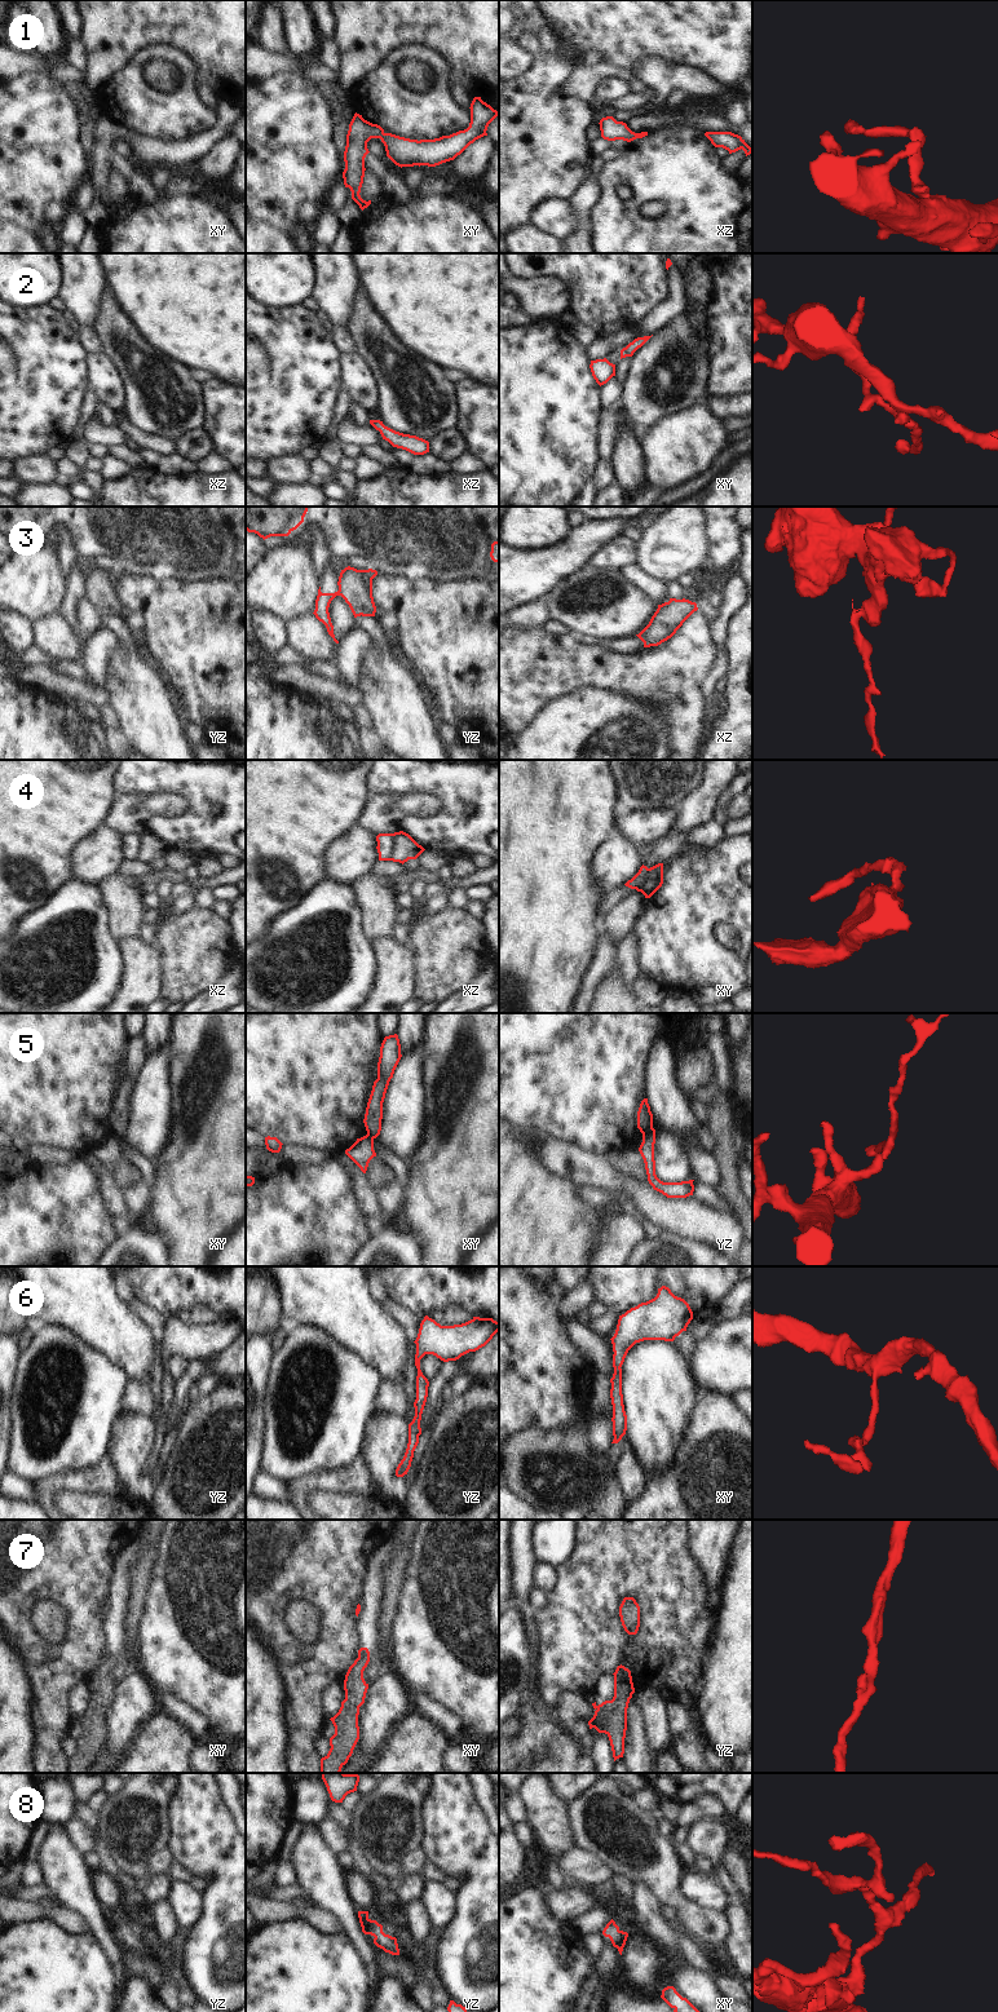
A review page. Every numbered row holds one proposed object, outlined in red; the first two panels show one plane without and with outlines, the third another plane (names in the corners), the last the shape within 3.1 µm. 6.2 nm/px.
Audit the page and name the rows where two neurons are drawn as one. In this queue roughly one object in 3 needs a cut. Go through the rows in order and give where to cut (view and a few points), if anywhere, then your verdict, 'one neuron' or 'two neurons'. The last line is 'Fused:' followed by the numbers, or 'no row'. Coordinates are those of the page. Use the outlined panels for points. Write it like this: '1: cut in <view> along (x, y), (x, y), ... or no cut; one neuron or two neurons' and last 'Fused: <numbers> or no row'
1: no cut; one neuron
2: no cut; one neuron
3: cut in yz along (338, 591), (339, 595); two neurons
4: cut in xz along (392, 834), (392, 854), (388, 859); two neurons
5: cut in yz along (653, 1128), (643, 1136); two neurons
6: no cut; one neuron
7: no cut; one neuron
8: no cut; one neuron
Fused: 3, 4, 5

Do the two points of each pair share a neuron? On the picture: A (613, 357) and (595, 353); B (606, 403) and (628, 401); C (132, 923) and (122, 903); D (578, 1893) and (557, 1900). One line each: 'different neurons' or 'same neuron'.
A: different neurons
B: different neurons
C: same neuron
D: same neuron

